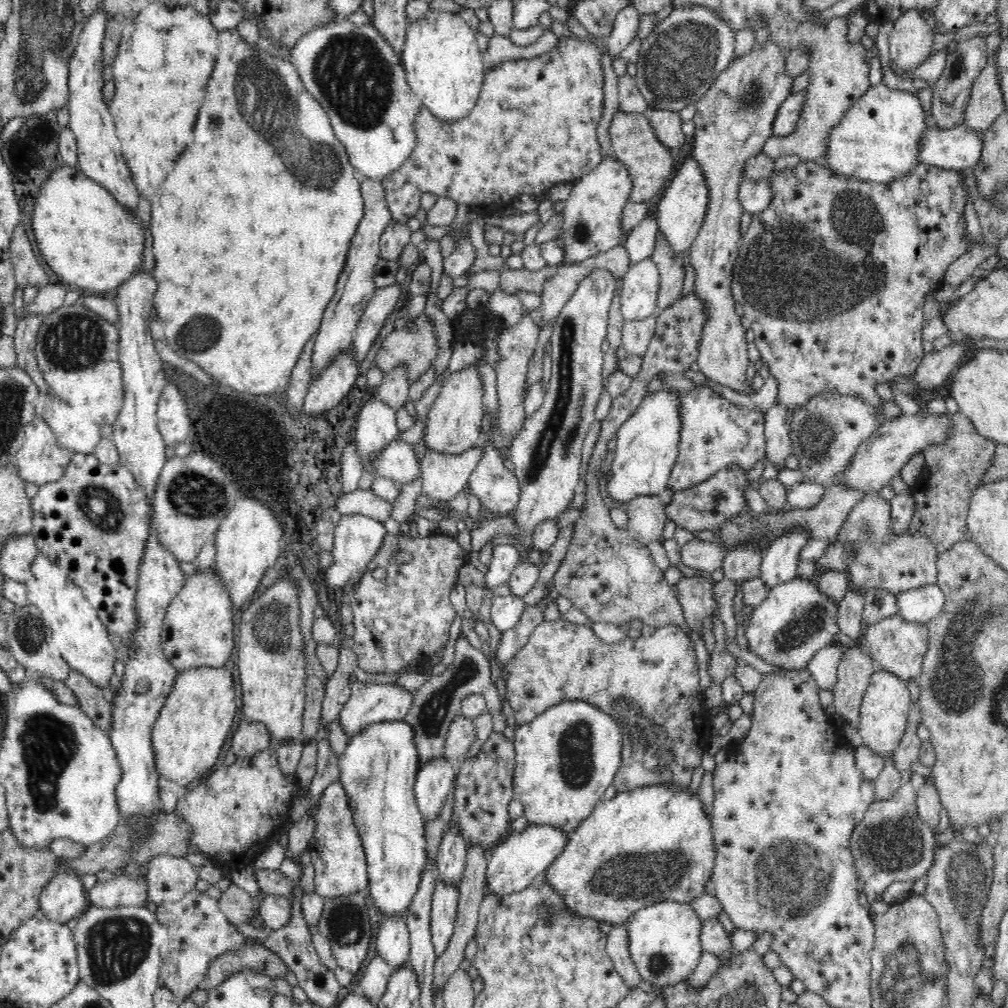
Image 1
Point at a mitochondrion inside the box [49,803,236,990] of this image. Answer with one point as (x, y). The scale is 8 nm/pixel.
(115, 947)

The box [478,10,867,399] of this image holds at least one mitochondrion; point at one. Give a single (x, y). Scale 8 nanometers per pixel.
(680, 61)

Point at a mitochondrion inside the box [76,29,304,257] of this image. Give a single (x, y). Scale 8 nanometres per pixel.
(214, 121)

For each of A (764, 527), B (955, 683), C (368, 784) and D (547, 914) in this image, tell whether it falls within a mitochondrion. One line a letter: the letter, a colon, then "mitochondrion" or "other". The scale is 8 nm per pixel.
A: mitochondrion
B: mitochondrion
C: mitochondrion
D: mitochondrion

